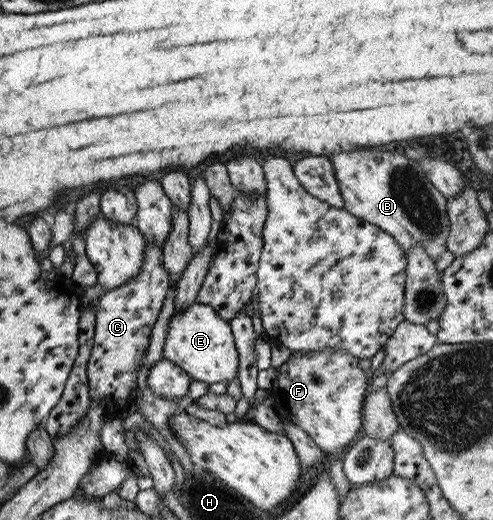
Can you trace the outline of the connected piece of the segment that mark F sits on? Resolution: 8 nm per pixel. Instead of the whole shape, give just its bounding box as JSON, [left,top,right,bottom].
[269,349,369,454]

